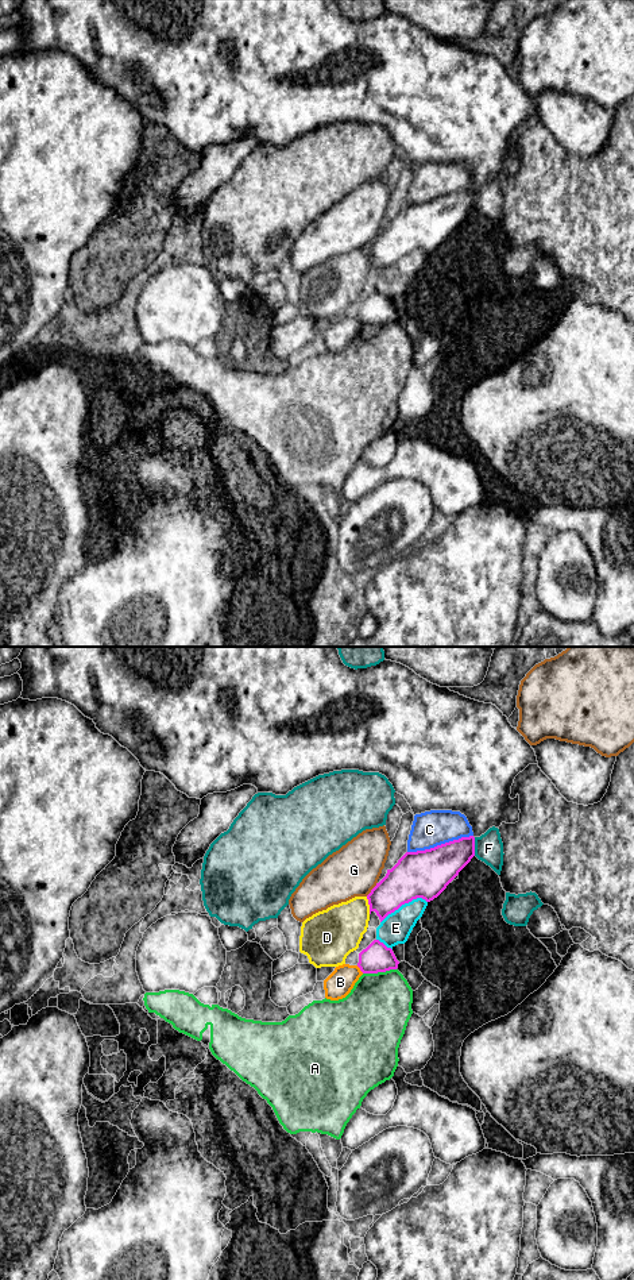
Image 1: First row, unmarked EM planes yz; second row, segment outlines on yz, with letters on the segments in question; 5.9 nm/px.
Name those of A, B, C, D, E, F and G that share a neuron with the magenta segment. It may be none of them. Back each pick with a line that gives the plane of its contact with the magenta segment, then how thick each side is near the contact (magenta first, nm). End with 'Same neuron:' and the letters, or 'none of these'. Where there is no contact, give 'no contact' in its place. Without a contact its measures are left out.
A: yz | 180/400 nm
Same neuron: A

